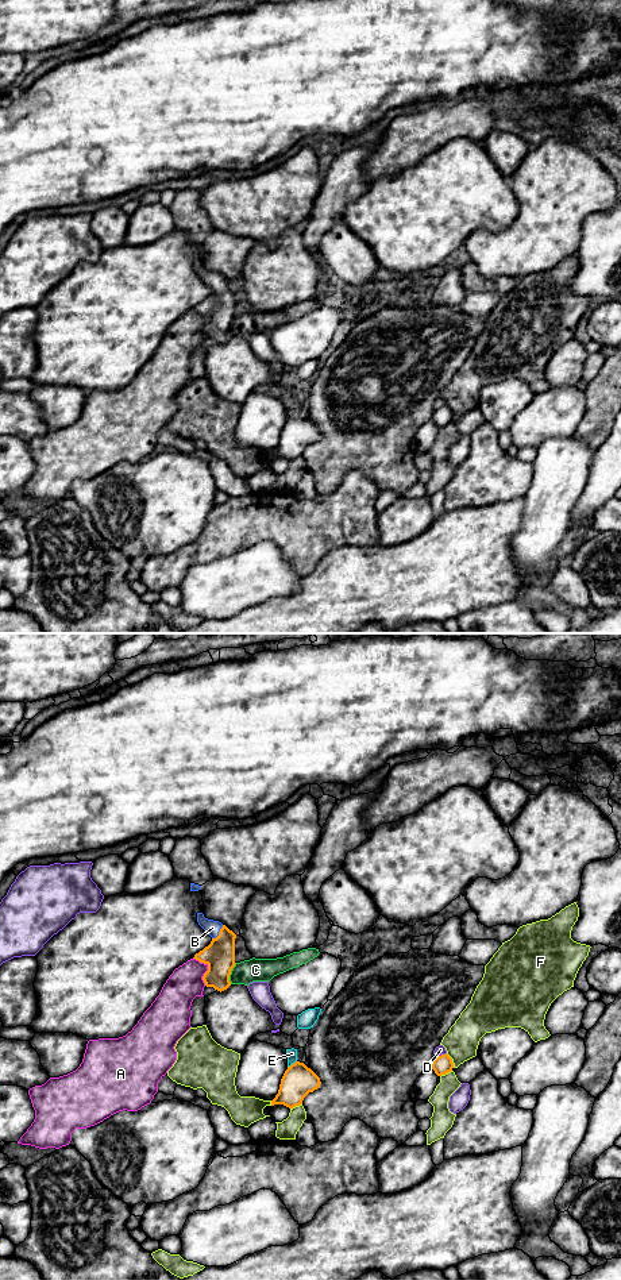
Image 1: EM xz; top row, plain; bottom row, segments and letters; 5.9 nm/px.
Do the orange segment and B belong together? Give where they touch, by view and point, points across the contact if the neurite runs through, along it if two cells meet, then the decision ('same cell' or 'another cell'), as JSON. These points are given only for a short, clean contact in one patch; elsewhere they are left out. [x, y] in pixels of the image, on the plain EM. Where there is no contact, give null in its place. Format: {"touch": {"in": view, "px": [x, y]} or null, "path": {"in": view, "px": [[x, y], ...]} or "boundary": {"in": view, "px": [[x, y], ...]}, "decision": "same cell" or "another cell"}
{"touch": {"in": "xz", "px": [219, 285]}, "path": {"in": "xz", "px": [[219, 307], [219, 285], [212, 280]]}, "decision": "same cell"}

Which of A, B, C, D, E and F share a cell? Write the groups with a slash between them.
A / B / C / D / E / F

